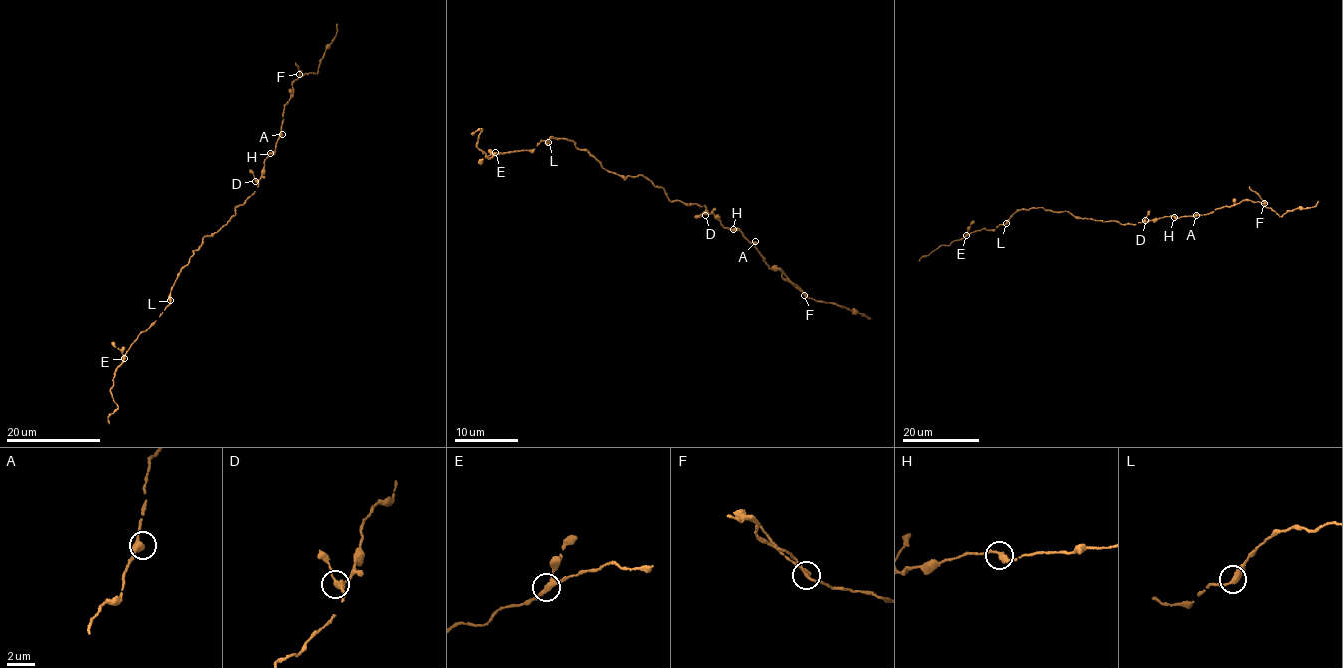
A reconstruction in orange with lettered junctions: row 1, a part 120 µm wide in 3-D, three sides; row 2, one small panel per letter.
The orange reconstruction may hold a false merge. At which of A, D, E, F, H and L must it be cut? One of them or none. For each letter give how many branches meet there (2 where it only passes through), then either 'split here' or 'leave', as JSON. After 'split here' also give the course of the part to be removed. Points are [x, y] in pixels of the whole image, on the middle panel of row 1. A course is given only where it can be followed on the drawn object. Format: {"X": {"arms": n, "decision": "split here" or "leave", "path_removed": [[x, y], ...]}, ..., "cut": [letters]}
{"A": {"arms": 2, "decision": "leave"}, "D": {"arms": 3, "decision": "leave"}, "E": {"arms": 3, "decision": "leave"}, "F": {"arms": 3, "decision": "split here", "path_removed": [[804, 296], [777, 268]]}, "H": {"arms": 2, "decision": "leave"}, "L": {"arms": 2, "decision": "leave"}, "cut": ["F"]}

